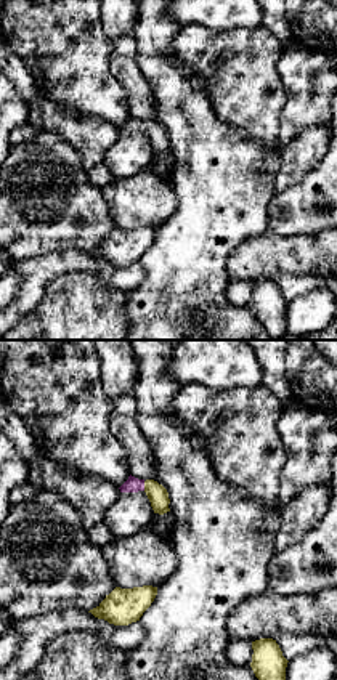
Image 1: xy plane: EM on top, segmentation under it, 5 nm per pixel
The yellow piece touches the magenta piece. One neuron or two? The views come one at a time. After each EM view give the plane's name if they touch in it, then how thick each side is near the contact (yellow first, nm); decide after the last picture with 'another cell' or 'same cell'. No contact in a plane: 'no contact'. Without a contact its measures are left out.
contact in xy; calibres 100 and 80 nm

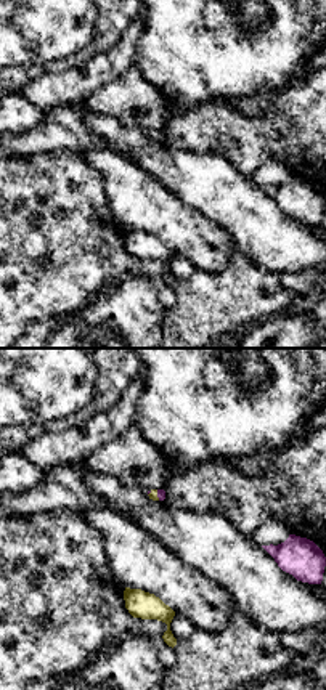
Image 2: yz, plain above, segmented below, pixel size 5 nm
contact in yz; calibres 50 and 50 nm

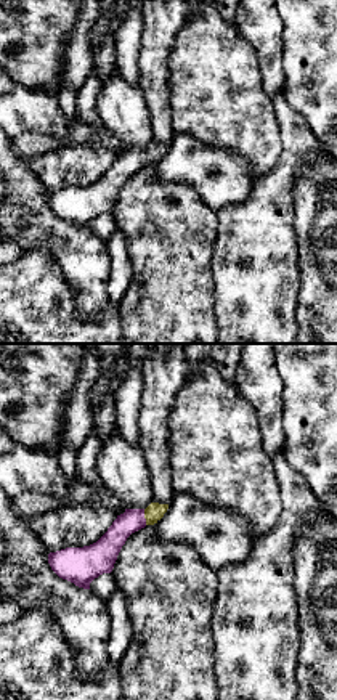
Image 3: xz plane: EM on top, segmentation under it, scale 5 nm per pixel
contact in xz; calibres 90 and 130 nm

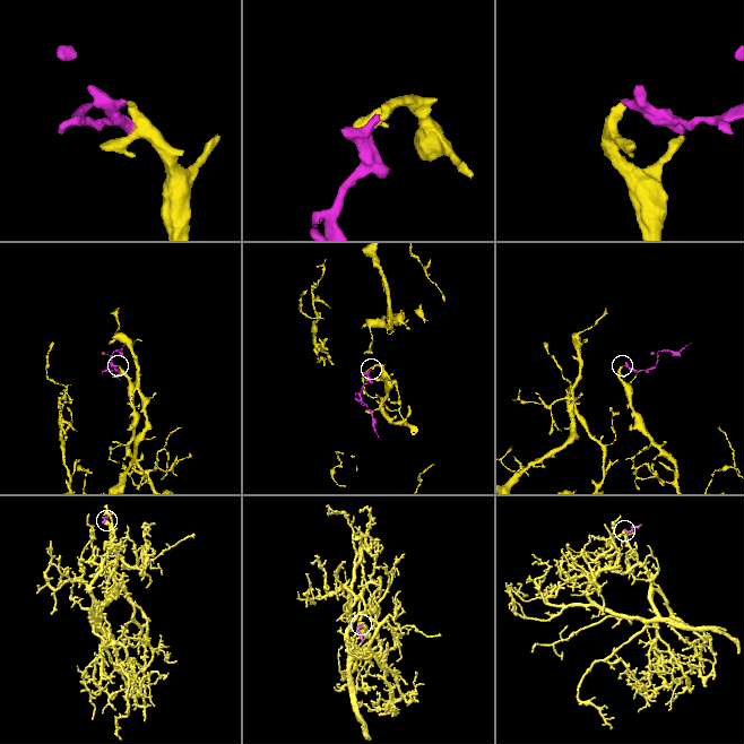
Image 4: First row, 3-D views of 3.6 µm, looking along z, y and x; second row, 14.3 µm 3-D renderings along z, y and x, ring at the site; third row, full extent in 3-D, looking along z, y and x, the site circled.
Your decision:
same cell

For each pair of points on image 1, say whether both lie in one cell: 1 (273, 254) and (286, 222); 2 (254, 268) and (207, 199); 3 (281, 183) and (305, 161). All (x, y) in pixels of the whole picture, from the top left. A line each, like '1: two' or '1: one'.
1: two
2: two
3: one

